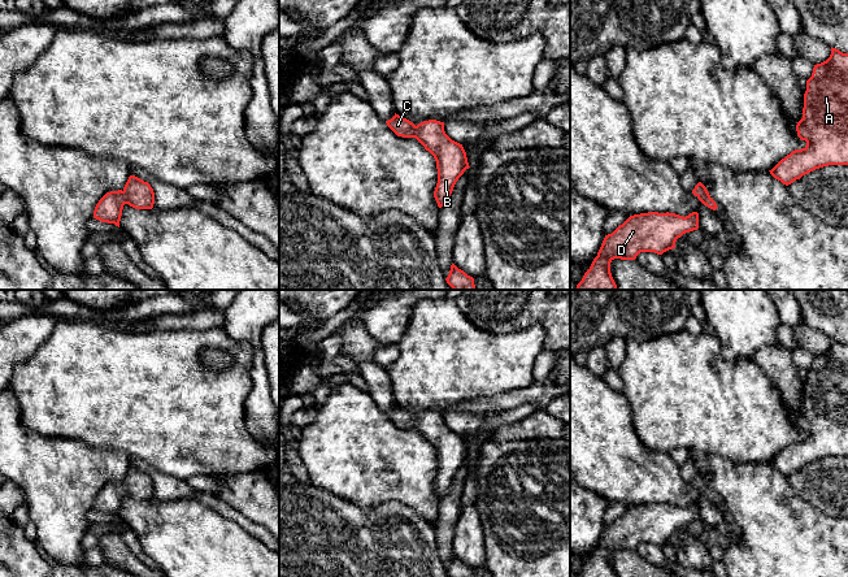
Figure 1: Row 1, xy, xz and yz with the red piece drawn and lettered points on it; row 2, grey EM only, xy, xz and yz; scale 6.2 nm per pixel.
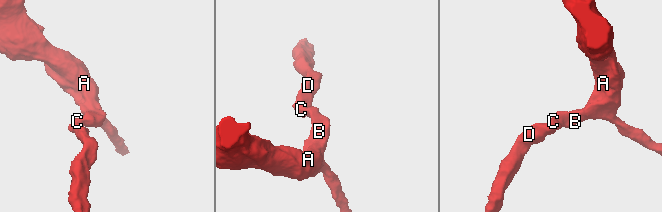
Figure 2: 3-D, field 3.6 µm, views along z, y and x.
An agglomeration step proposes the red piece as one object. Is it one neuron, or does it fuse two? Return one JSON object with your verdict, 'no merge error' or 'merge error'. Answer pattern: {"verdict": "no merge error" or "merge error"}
{"verdict": "no merge error"}

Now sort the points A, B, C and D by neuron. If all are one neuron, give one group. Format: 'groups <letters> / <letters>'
groups A B C D

